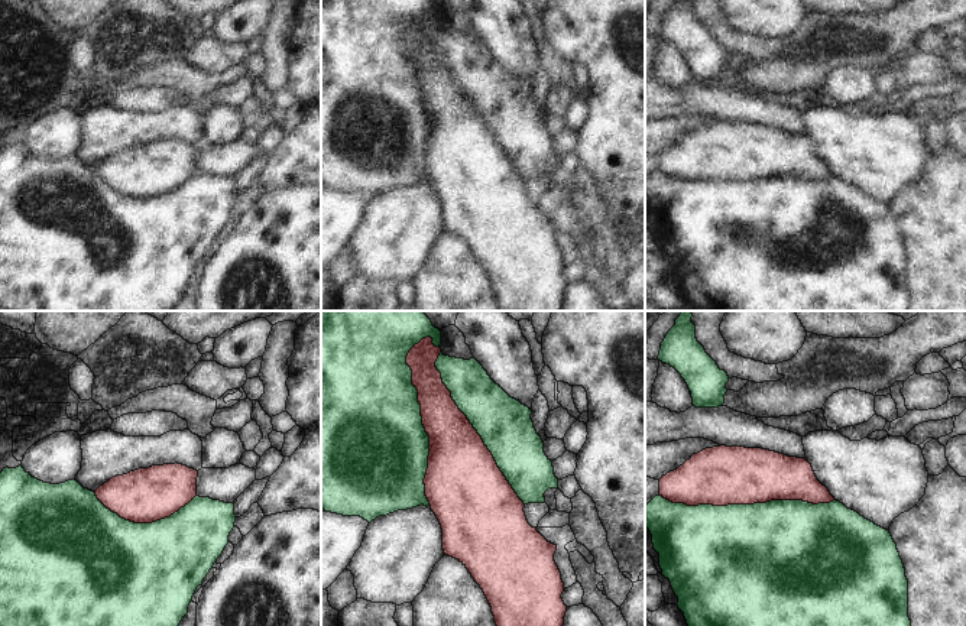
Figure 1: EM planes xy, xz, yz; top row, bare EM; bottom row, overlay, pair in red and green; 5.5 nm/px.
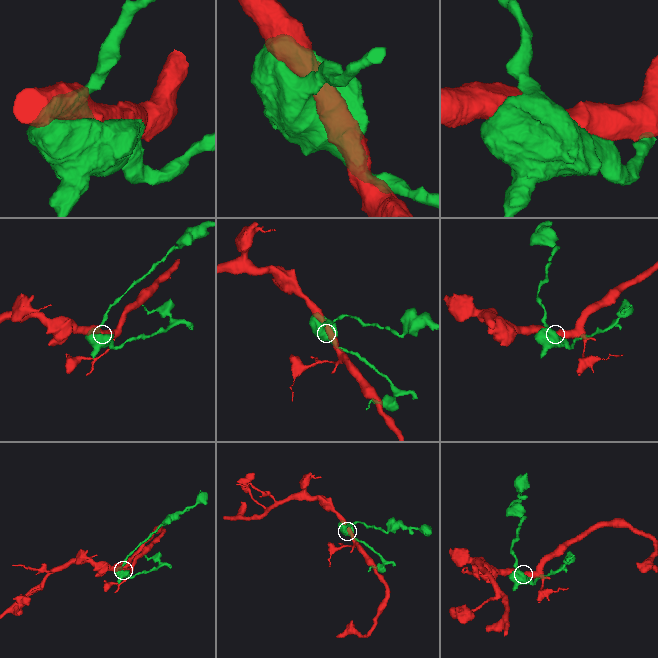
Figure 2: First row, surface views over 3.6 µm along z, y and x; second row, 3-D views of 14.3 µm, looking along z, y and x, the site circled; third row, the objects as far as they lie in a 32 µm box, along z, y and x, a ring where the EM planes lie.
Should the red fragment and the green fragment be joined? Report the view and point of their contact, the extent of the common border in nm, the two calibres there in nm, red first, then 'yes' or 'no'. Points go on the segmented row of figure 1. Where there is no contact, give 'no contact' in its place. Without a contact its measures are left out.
xz (422, 419) | 950 nm | 300/480 nm | no

